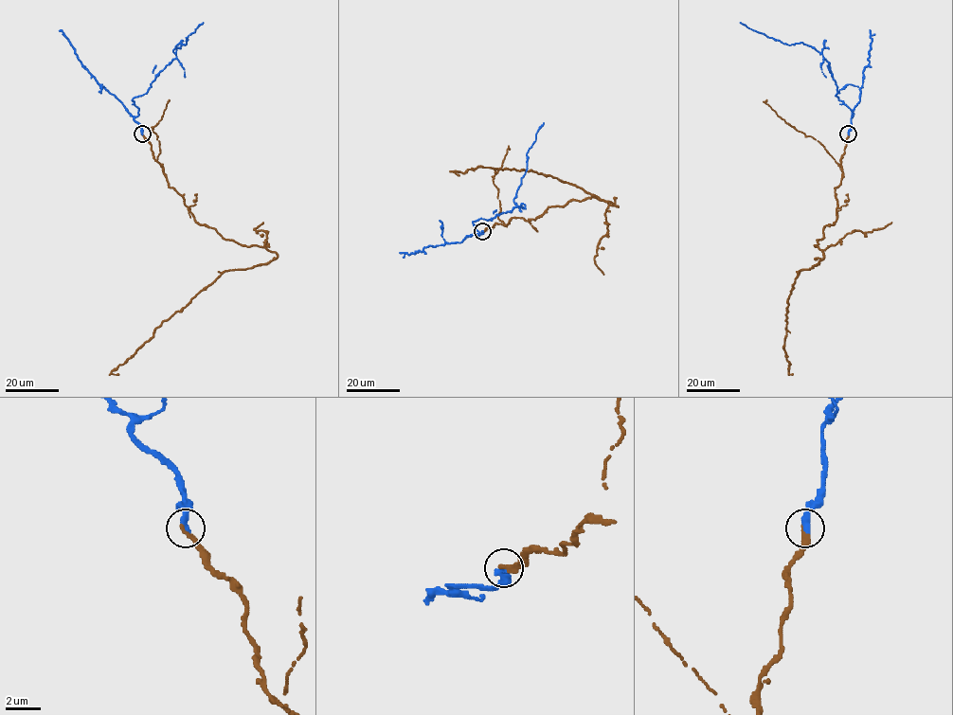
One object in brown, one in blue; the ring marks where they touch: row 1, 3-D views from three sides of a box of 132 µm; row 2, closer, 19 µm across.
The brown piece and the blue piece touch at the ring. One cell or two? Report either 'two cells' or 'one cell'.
one cell

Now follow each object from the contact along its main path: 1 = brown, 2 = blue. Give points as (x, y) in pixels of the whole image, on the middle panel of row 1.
1: (482, 230), (512, 217), (535, 220), (572, 200), (597, 197), (618, 206), (526, 170), (452, 170), (459, 175)
2: (482, 230), (476, 235), (473, 222), (517, 206), (527, 153), (544, 122)

